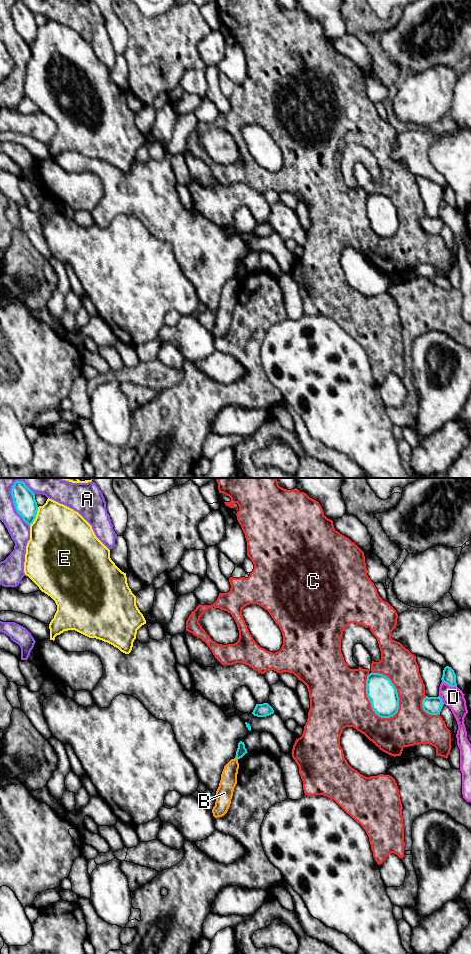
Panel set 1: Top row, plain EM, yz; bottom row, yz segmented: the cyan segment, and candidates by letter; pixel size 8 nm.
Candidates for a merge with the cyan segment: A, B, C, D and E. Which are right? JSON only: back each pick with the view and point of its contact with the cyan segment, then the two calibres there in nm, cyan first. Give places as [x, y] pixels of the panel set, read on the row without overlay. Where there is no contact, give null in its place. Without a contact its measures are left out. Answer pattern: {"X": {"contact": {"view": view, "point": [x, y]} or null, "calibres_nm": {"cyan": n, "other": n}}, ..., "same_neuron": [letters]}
{"same_neuron": []}

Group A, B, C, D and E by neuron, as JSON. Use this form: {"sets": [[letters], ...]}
{"sets": [["A"], ["B"], ["C"], ["D"], ["E"]]}

